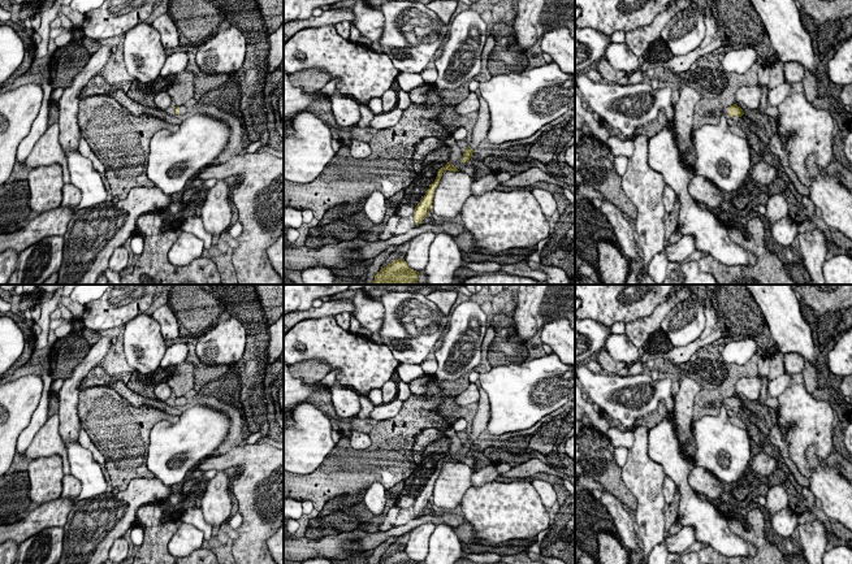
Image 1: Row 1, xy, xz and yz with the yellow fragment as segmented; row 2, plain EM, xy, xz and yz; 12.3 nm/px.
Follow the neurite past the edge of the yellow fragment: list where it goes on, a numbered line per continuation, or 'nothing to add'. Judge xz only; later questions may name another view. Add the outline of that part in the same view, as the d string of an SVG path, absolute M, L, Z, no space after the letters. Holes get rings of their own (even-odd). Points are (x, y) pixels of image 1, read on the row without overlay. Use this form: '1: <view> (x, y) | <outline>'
1: xz (481, 417) | M479 385L480 398L477 402L477 411L472 420L472 430L468 438L473 442L479 441L480 434L485 430L488 421L489 421L489 398L486 391Z

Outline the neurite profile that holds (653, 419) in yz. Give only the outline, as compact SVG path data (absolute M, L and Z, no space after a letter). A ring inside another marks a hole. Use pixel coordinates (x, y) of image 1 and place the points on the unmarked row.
M659 400L658 407L656 411L649 413L648 416L643 418L636 420L636 426L643 425L648 429L648 431L657 426L662 420L669 418L674 422L674 412L670 412L665 404L665 400Z

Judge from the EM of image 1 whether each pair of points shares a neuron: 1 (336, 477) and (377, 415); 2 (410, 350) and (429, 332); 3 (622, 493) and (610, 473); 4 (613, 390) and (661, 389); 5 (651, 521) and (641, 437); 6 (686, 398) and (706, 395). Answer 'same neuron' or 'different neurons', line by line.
1: different neurons
2: same neuron
3: same neuron
4: same neuron
5: same neuron
6: different neurons

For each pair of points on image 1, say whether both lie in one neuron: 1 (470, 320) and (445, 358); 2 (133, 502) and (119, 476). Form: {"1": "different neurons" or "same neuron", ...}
{"1": "same neuron", "2": "different neurons"}

